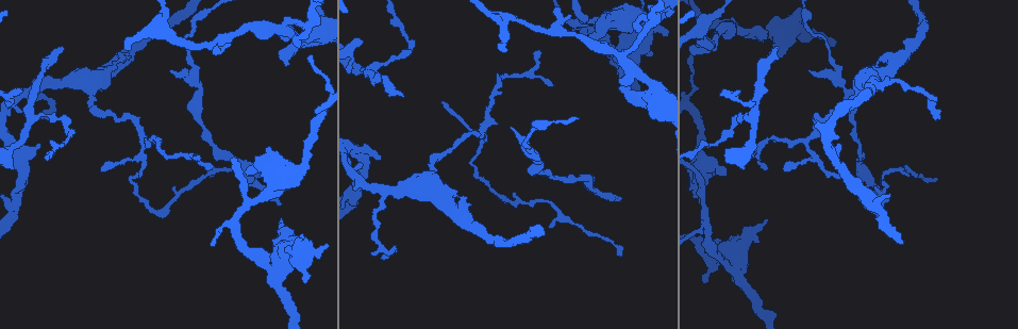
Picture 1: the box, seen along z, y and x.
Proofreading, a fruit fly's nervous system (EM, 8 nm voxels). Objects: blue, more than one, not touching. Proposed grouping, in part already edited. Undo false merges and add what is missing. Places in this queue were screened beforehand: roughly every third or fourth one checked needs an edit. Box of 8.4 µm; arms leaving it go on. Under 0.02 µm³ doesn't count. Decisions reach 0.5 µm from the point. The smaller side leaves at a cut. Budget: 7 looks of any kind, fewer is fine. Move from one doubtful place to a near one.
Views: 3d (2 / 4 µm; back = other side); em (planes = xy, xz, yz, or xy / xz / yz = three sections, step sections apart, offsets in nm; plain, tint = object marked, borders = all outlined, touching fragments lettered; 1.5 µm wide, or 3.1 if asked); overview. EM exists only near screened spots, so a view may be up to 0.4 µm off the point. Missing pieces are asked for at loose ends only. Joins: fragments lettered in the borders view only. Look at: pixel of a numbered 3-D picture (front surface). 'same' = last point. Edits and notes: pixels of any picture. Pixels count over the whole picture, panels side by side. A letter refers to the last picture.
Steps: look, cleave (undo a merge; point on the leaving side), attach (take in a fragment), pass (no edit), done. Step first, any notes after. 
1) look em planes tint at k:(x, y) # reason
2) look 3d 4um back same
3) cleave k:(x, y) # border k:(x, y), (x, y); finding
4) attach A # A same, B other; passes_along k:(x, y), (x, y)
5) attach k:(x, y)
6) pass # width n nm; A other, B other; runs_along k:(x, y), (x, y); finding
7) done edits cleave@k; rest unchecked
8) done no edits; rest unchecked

look 3d 4um at 1:(378, 155) # branch stops here

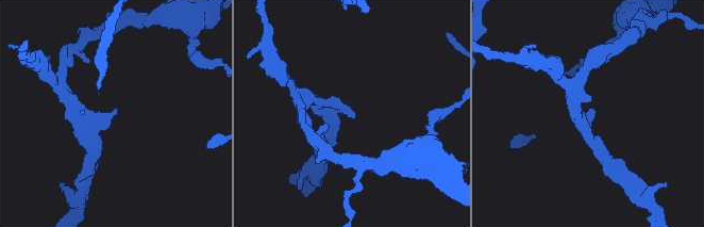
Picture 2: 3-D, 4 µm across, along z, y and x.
look em planes borders at 2:(589, 110)

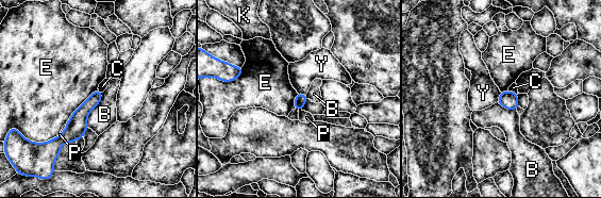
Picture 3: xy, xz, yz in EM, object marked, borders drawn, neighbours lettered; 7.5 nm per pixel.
pass # B other, C other, E other, K other, P other, Y other; border 3:(98, 89), (72, 113), (66, 122); no lettered fragment goes on from it

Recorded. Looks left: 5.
look 3d 4um at 1:(723, 174)

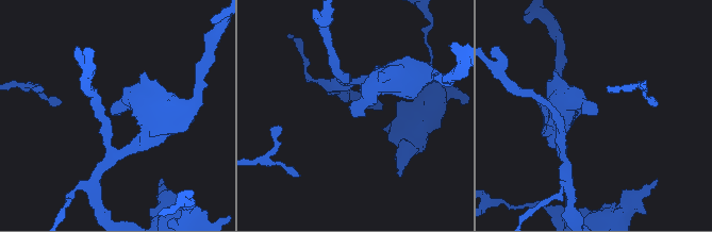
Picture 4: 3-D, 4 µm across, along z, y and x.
look em planes borders at 4:(592, 114) # shape alone is not enough

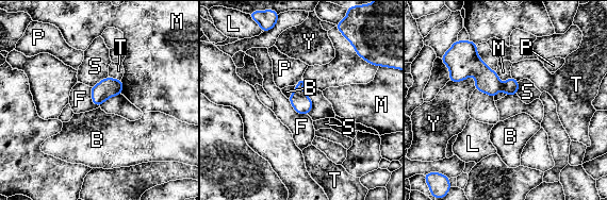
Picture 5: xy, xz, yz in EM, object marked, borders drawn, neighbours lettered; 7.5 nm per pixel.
pass # B other, F other, L other, M other, P other, S other, T other, Y other; runs_along 5:(453, 74), (478, 70), (515, 87); none of them fits

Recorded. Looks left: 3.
look em xy step 8 tint at 1:(280, 205) # end of a long branch

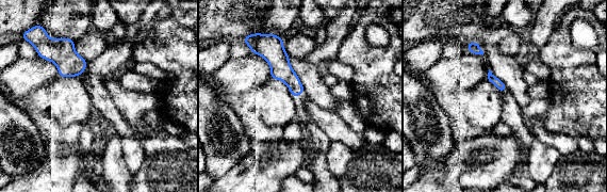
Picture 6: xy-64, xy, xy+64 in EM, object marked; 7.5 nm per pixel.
look em planes borders same # another direction

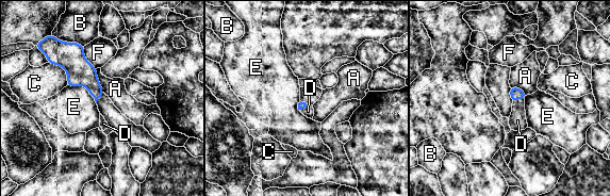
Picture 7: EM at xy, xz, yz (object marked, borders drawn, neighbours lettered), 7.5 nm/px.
attach D # longest_contact E 260 nm; A other, B other, C other, D same, E other, F other; passes_along 7:(515, 93), (517, 98), (517, 120); it goes on there

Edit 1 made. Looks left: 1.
done edits attach@7; rest unchecked

